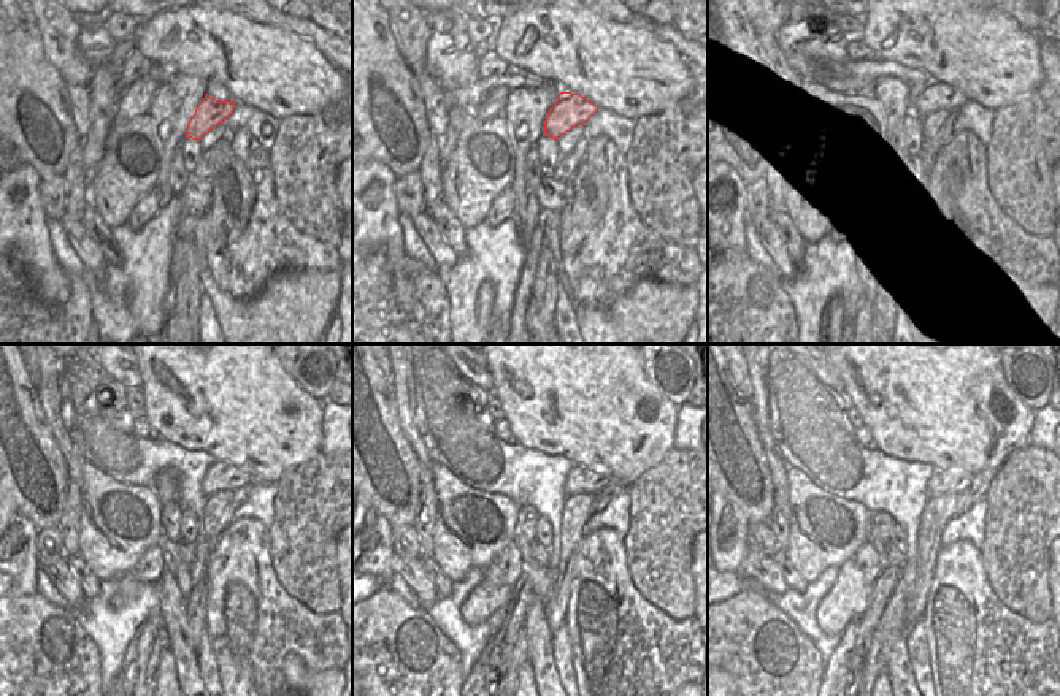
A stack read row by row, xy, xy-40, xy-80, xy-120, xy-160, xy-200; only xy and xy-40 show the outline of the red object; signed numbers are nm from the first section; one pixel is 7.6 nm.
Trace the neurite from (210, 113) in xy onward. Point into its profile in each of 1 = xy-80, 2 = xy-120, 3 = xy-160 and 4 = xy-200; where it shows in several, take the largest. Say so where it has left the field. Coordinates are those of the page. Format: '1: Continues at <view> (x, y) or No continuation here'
1: Continues at xy-80 (932, 116)
2: Continues at xy-120 (221, 476)
3: Continues at xy-160 (581, 479)
4: Continues at xy-200 (952, 481).

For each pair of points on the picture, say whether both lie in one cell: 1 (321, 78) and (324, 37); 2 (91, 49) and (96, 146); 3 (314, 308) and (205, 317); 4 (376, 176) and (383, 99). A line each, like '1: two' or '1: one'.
1: two
2: two
3: two
4: two

